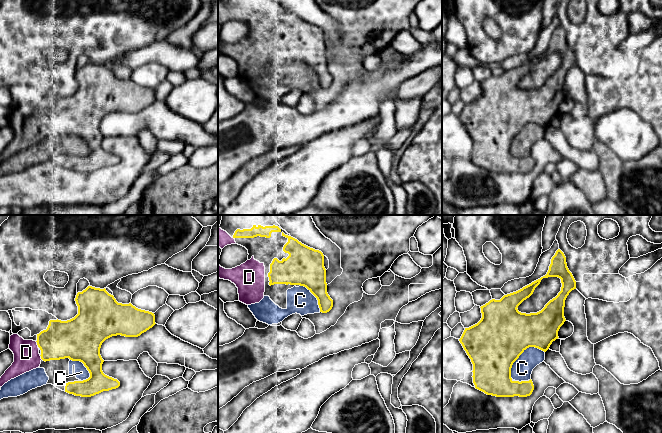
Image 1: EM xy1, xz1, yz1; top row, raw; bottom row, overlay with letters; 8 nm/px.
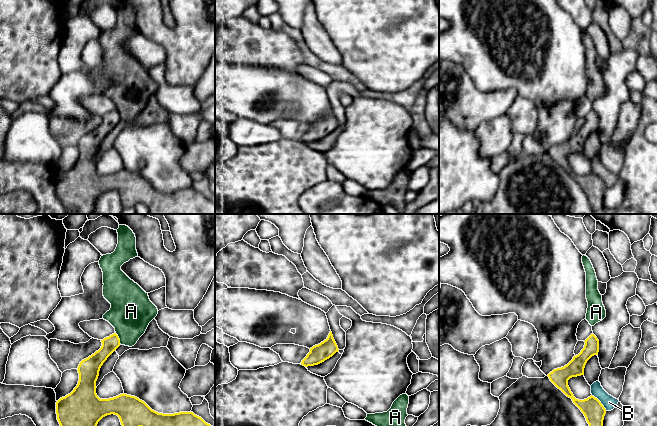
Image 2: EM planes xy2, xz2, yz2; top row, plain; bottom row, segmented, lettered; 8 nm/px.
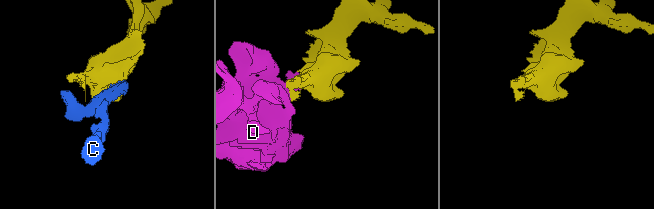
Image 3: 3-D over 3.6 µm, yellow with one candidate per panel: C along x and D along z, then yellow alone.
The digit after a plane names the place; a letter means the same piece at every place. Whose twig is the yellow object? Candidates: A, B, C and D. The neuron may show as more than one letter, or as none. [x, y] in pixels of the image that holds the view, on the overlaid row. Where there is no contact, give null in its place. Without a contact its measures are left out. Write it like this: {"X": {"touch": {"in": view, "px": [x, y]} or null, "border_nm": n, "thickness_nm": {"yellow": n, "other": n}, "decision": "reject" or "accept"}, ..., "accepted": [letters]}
{"A": {"touch": {"in": "xy2", "px": [118, 338]}, "border_nm": 100, "thickness_nm": {"yellow": 130, "other": 340}, "decision": "reject"}, "B": {"touch": {"in": "yz2", "px": [600, 402]}, "border_nm": 180, "thickness_nm": {"yellow": 170, "other": 110}, "decision": "reject"}, "C": {"touch": {"in": "yz1", "px": [520, 354]}, "border_nm": 360, "thickness_nm": {"yellow": 440, "other": 170}, "decision": "reject"}, "D": {"touch": {"in": "xy1", "px": [37, 344]}, "border_nm": 50, "thickness_nm": {"yellow": 300, "other": 200}, "decision": "accept"}, "accepted": ["D"]}

